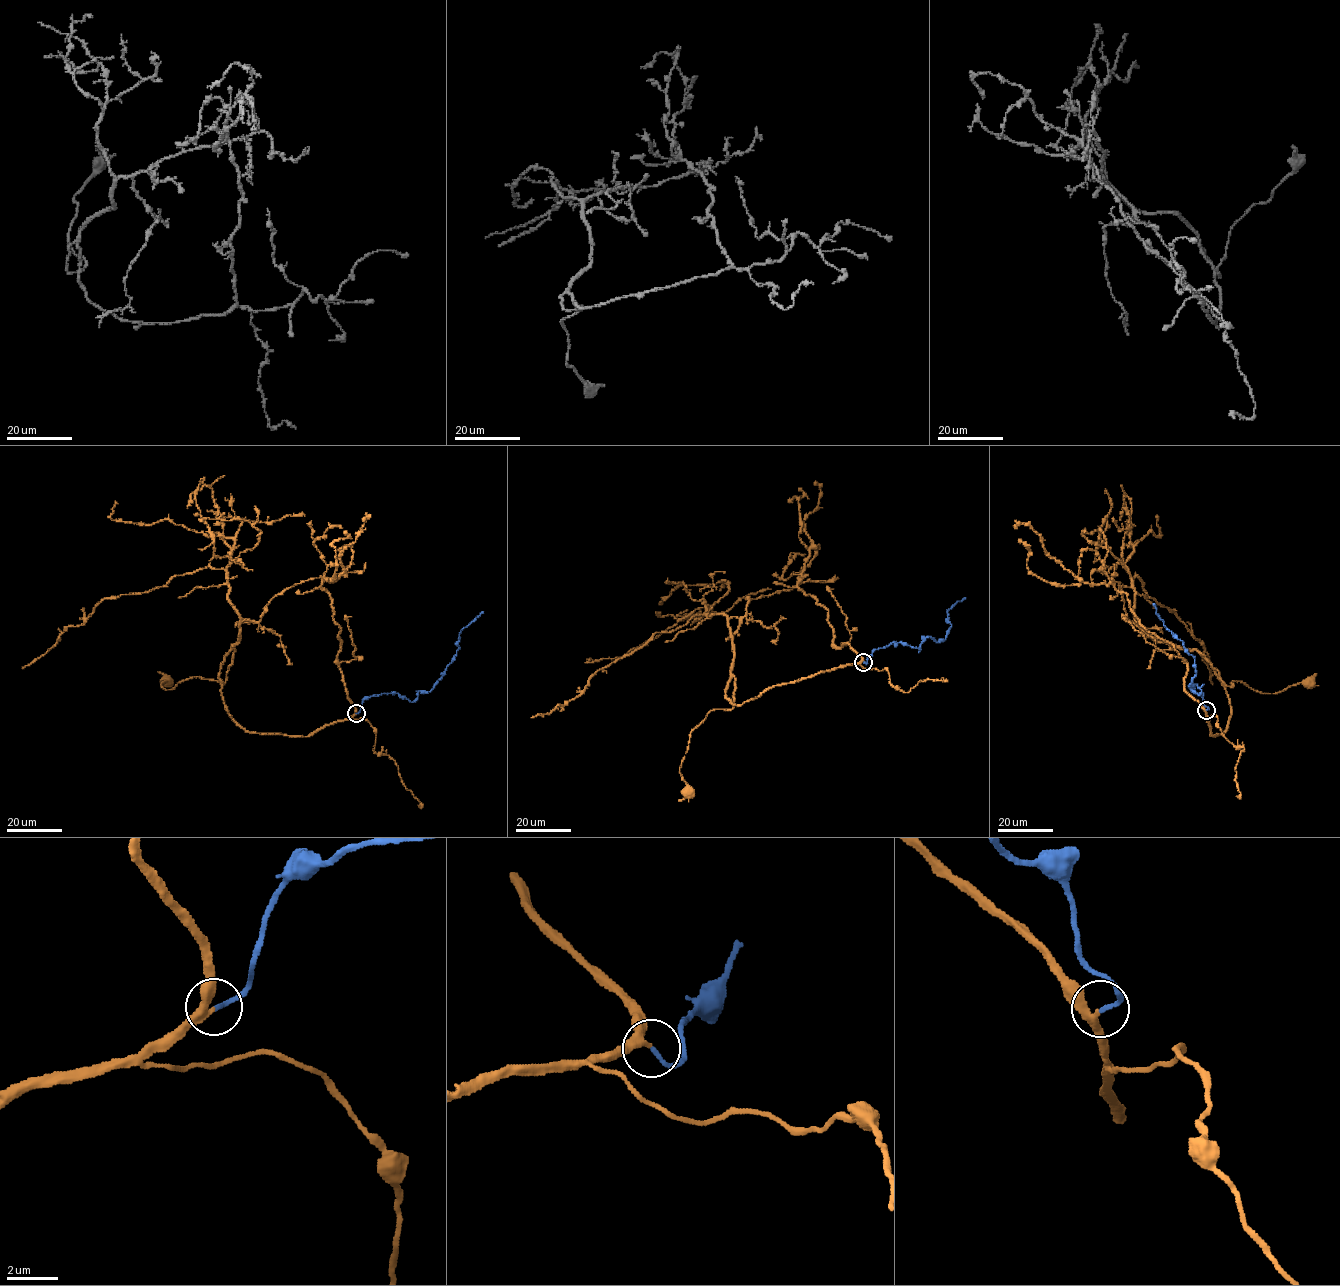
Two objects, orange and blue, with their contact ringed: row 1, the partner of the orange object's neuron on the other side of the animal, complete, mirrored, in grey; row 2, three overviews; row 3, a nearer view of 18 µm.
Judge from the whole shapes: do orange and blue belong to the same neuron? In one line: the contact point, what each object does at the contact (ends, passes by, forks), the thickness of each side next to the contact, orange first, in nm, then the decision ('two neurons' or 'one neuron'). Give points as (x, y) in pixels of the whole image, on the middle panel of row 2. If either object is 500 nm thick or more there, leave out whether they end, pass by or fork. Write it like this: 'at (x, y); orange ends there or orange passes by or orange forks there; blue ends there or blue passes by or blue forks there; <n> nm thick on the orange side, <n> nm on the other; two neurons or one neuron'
at (863, 662); orange passes by; blue ends there; 260 nm thick on the orange side, 150 nm on the other; one neuron

